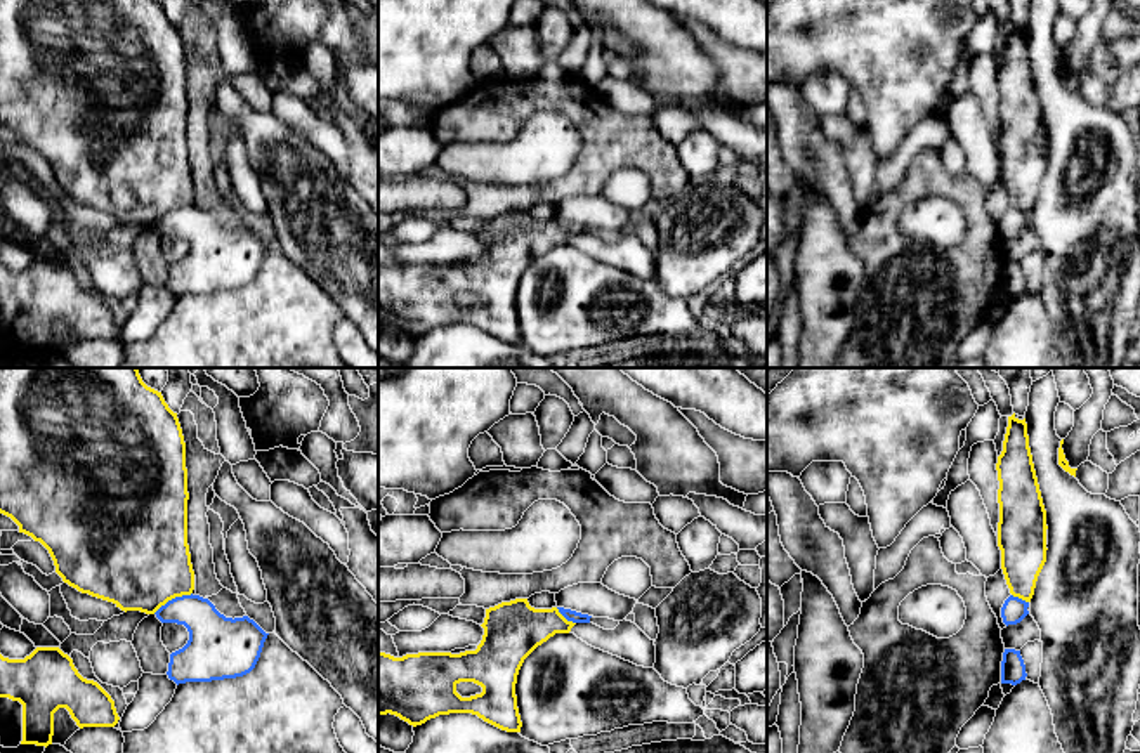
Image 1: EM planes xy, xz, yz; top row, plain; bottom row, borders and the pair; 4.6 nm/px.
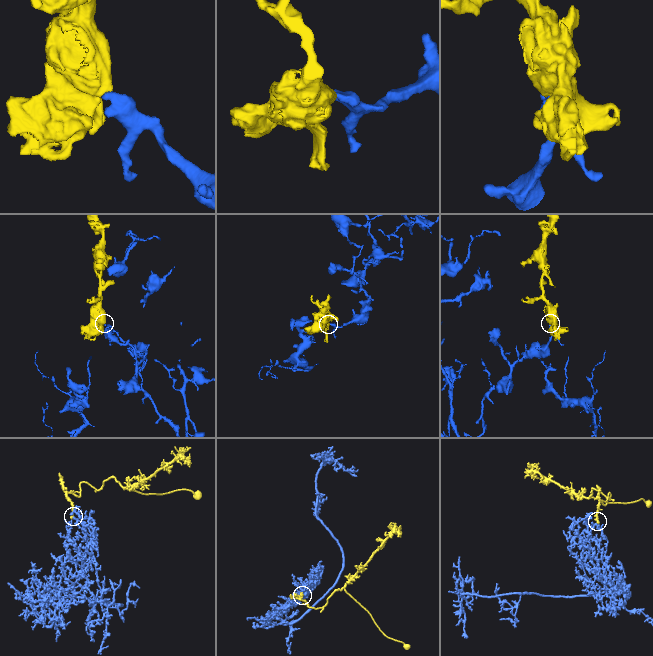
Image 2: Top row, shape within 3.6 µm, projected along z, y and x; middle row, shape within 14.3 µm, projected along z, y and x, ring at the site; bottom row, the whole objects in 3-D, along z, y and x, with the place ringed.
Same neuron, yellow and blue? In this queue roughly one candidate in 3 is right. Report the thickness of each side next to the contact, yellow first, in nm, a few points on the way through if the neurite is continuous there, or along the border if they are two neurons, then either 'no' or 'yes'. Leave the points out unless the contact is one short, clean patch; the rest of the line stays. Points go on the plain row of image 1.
480 nm thick on the yellow side, 200 nm on the other; border along xy (191, 203), (169, 210), (153, 224); no

